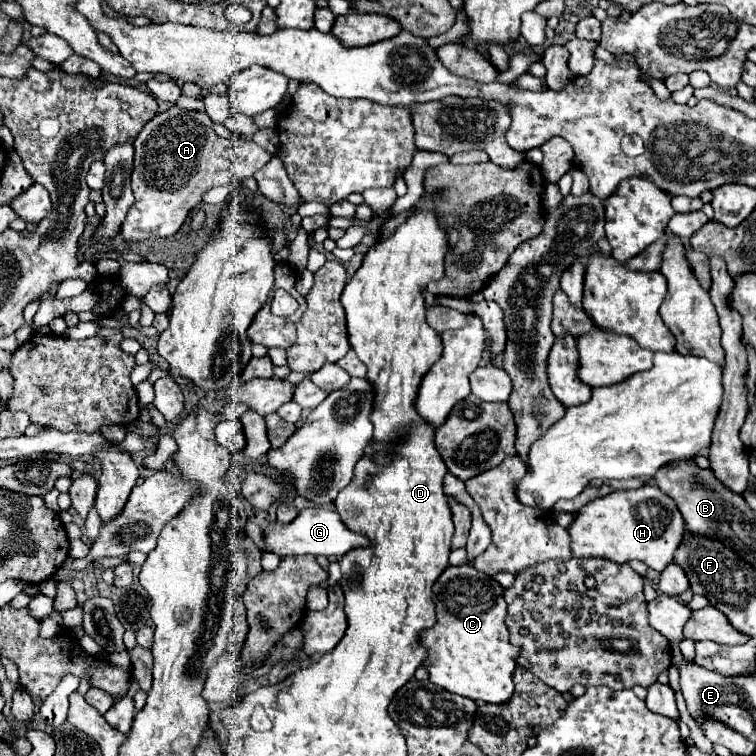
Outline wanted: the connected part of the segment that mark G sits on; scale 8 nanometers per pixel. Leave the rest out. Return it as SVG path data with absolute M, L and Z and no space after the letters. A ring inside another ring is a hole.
M309 506L303 508L299 512L299 516L287 524L281 526L277 522L271 522L269 528L263 530L265 532L265 542L267 542L267 552L275 552L281 558L285 556L303 556L303 554L313 554L313 556L345 556L347 550L355 550L355 548L367 548L369 540L363 534L351 532L351 528L347 528L341 518L337 516L337 512L325 508L325 506Z

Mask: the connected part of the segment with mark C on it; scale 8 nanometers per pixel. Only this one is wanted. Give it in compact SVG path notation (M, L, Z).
M469 564L449 566L433 584L433 602L437 606L437 624L421 634L421 642L429 650L423 662L429 670L429 680L453 694L487 704L511 700L519 646L511 644L511 632L507 632L503 586Z

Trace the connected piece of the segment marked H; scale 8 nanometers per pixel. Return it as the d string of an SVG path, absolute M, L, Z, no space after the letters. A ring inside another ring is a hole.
M651 484L637 490L617 490L589 502L579 510L575 522L569 526L571 550L575 558L595 556L609 558L619 564L625 564L627 560L641 560L657 572L673 562L675 550L683 542L685 532L685 520L675 500Z

